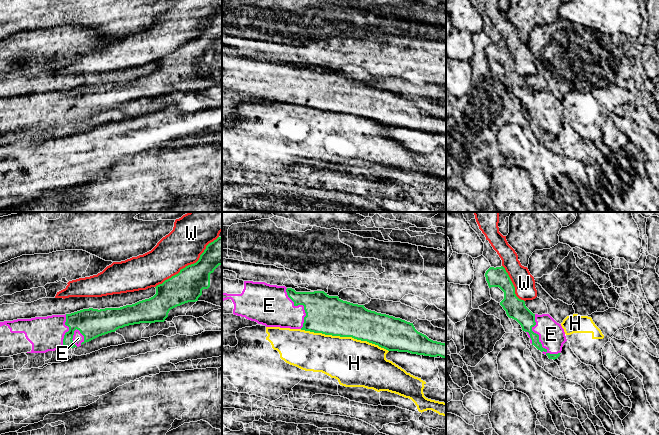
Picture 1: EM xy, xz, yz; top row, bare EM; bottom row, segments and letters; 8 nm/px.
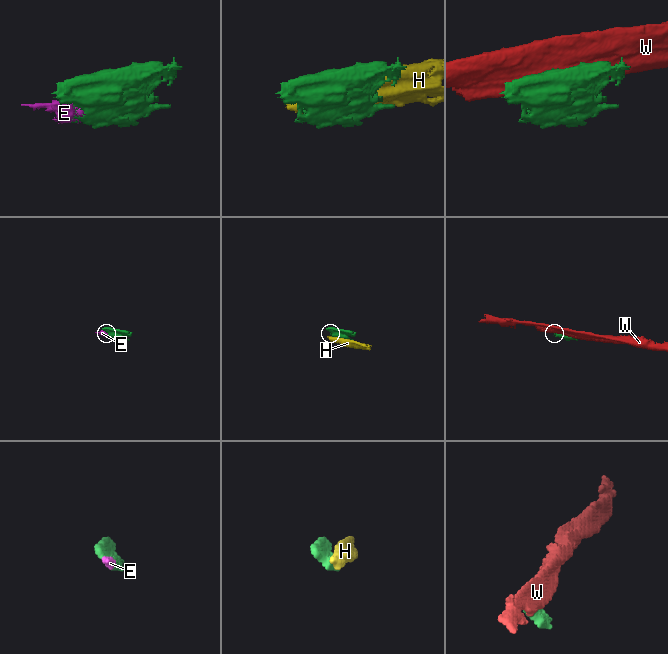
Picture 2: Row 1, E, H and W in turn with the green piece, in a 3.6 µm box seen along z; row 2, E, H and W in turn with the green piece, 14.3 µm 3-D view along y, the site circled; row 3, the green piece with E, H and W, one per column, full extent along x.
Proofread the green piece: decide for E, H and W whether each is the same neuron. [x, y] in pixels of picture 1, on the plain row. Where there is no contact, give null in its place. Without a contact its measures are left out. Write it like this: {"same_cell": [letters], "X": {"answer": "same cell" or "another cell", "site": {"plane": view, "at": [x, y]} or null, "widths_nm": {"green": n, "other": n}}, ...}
{"same_cell": ["E"], "E": {"answer": "same cell", "site": {"plane": "yz", "at": [538, 115]}, "widths_nm": {"green": 140, "other": 200}}, "H": {"answer": "another cell", "site": {"plane": "xz", "at": [344, 112]}, "widths_nm": {"green": 320, "other": 380}}, "W": {"answer": "another cell", "site": {"plane": "xy", "at": [189, 41]}, "widths_nm": {"green": 260, "other": 300}}}

